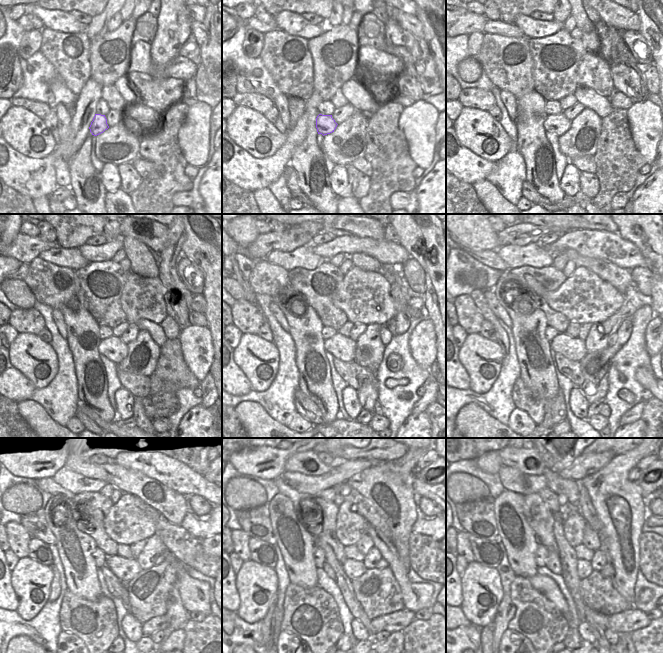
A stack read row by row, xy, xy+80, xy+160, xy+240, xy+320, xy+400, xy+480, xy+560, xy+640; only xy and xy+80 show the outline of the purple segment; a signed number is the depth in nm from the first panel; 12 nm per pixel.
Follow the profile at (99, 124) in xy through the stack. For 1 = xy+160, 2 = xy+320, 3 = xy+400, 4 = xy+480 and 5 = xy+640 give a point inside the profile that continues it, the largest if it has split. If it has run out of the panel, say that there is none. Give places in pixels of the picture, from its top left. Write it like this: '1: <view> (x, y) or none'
1: xy+160 (558, 124)
2: xy+320 (343, 348)
3: xy+400 (572, 348)
4: xy+480 (125, 569)
5: xy+640 (584, 568)

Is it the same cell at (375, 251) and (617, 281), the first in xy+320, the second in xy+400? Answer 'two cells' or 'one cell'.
two cells

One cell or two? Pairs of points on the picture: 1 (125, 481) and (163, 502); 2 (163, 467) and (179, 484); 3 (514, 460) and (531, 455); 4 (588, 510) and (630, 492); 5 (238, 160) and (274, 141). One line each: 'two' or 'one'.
1: one
2: one
3: one
4: two
5: two

